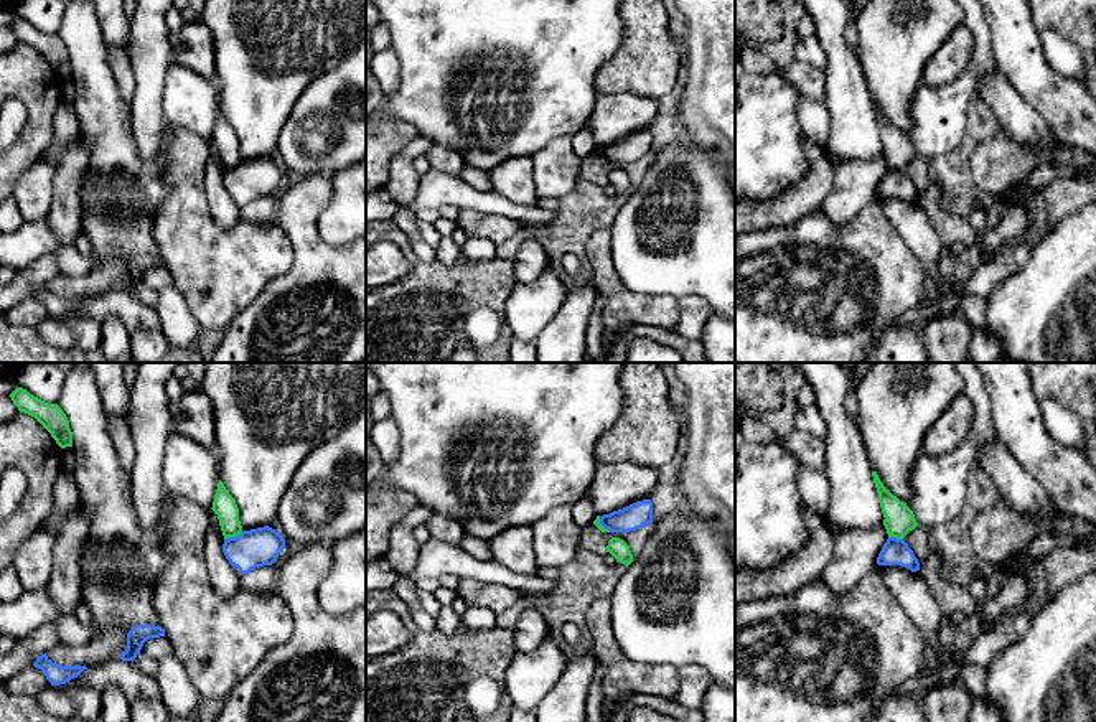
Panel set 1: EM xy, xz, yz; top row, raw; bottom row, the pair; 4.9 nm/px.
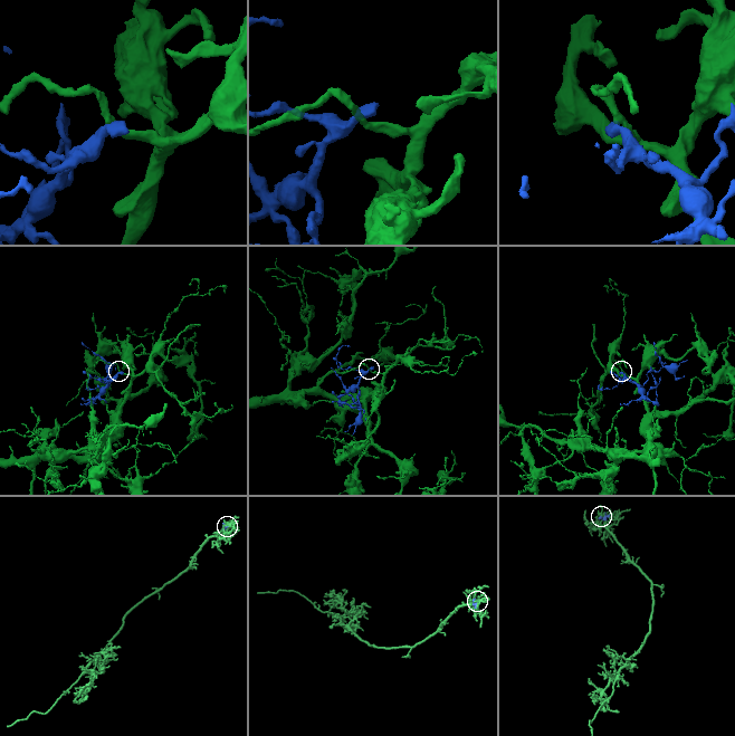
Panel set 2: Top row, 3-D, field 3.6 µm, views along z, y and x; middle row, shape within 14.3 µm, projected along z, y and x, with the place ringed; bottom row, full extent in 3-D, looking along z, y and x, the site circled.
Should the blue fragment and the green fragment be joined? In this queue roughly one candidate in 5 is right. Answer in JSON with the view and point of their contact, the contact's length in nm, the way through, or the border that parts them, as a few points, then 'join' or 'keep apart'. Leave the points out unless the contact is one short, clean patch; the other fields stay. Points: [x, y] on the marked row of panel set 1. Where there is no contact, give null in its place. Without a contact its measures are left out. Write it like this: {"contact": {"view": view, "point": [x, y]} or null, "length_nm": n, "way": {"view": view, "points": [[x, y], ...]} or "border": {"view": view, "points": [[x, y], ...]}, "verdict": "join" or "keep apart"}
{"contact": {"view": "xy", "point": [233, 538]}, "length_nm": 100, "border": {"view": "xy", "points": [[243, 531], [224, 539]]}, "verdict": "keep apart"}

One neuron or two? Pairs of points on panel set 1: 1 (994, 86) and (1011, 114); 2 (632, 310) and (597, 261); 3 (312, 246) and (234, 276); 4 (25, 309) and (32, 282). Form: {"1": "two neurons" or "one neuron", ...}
{"1": "one neuron", "2": "one neuron", "3": "two neurons", "4": "two neurons"}

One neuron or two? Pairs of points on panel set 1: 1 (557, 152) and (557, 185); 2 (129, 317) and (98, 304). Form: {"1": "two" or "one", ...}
{"1": "one", "2": "one"}

